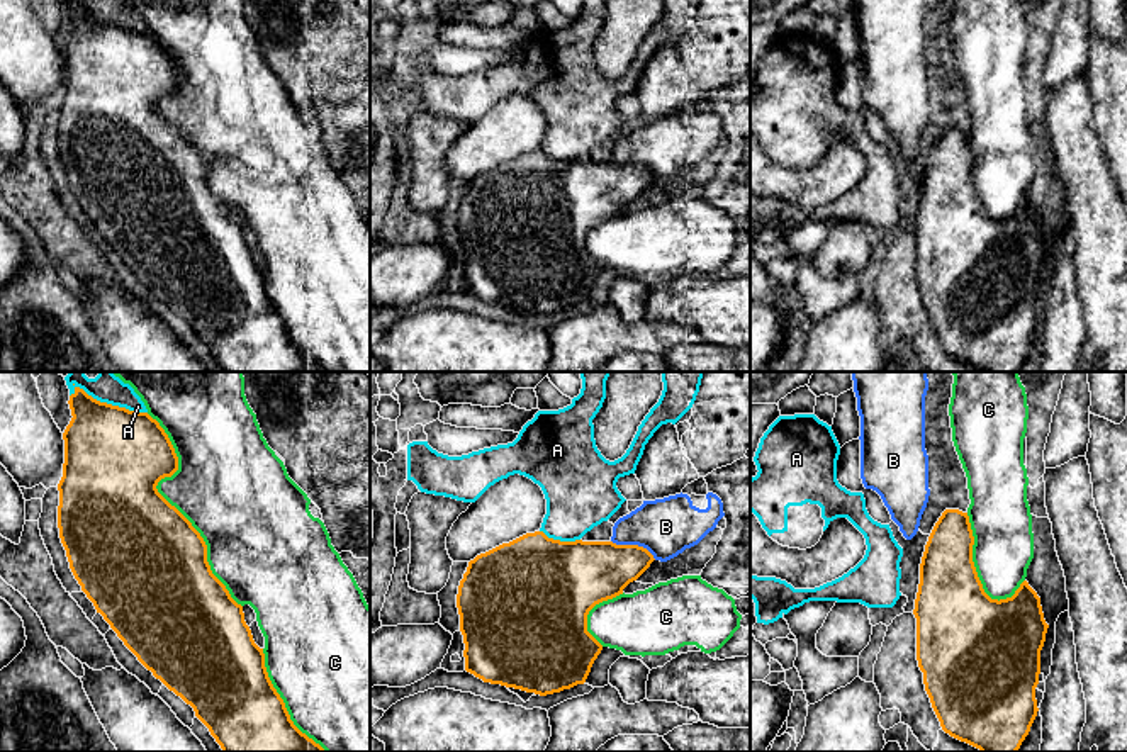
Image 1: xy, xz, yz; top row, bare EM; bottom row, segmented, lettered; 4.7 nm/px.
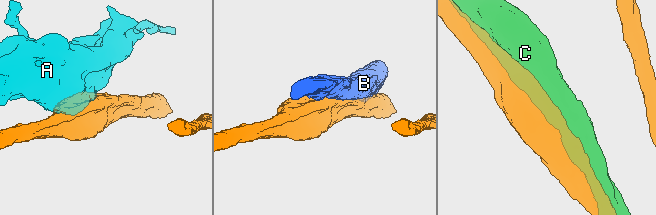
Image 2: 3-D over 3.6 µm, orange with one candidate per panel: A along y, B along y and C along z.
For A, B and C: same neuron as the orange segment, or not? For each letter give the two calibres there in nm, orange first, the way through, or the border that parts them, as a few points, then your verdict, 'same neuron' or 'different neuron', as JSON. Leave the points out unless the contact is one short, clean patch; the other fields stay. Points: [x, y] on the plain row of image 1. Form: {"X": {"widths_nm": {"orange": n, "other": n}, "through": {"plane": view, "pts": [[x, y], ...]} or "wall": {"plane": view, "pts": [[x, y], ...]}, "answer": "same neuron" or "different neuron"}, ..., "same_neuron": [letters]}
{"A": {"widths_nm": {"orange": 480, "other": 120}, "answer": "different neuron"}, "B": {"widths_nm": {"orange": 300, "other": 280}, "answer": "different neuron"}, "C": {"widths_nm": {"orange": 500, "other": 460}, "answer": "different neuron"}, "same_neuron": []}

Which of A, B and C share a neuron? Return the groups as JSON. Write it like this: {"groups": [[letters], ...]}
{"groups": [["A"], ["B"], ["C"]]}

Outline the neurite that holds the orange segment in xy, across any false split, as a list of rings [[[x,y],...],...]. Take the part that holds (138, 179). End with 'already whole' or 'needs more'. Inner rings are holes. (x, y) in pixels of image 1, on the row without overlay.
[[[75,7],[68,24],[73,37],[63,53],[64,83],[63,97],[58,104],[58,148],[70,188],[81,205],[81,210],[93,222],[97,233],[104,236],[124,265],[148,290],[153,292],[156,299],[160,299],[170,311],[193,328],[195,336],[209,348],[222,372],[326,372],[319,363],[302,353],[290,340],[283,319],[268,297],[263,268],[255,263],[251,250],[244,241],[243,226],[231,217],[226,205],[210,190],[204,158],[192,146],[192,143],[158,112],[158,102],[165,97],[171,97],[178,90],[178,76],[165,49],[148,32],[136,32],[126,27],[100,22],[80,7]]] | already whole

